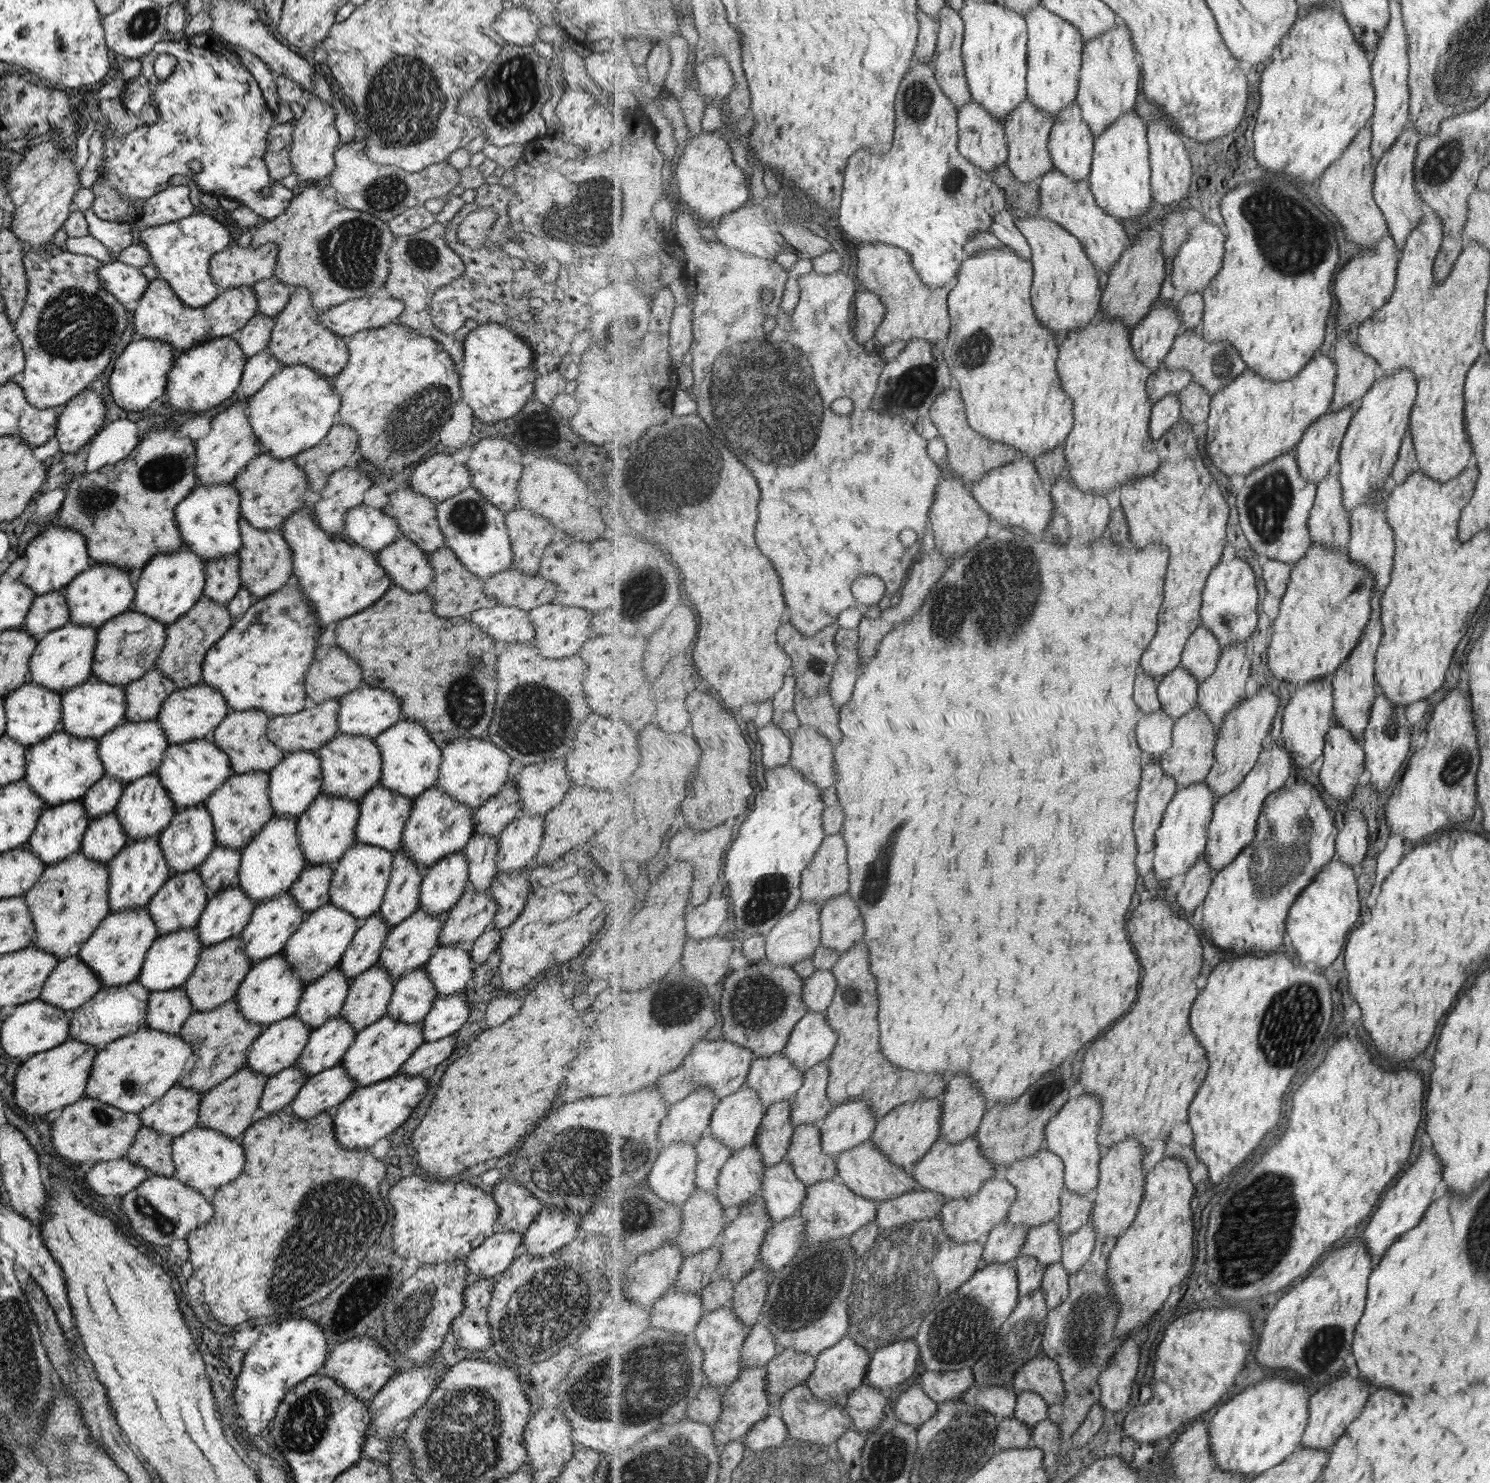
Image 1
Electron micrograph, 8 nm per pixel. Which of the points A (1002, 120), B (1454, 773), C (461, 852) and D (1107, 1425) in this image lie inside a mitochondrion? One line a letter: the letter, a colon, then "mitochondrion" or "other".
A: other
B: mitochondrion
C: other
D: other

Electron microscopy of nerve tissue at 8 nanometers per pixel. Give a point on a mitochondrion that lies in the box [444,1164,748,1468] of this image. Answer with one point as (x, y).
(659, 1378)

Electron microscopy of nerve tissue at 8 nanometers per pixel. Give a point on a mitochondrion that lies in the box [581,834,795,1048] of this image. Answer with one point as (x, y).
(760, 1001)

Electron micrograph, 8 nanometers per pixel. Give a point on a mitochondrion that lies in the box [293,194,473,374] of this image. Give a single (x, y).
(350, 255)

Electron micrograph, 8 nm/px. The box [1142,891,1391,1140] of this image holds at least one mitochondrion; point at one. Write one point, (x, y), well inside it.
(1293, 1018)

